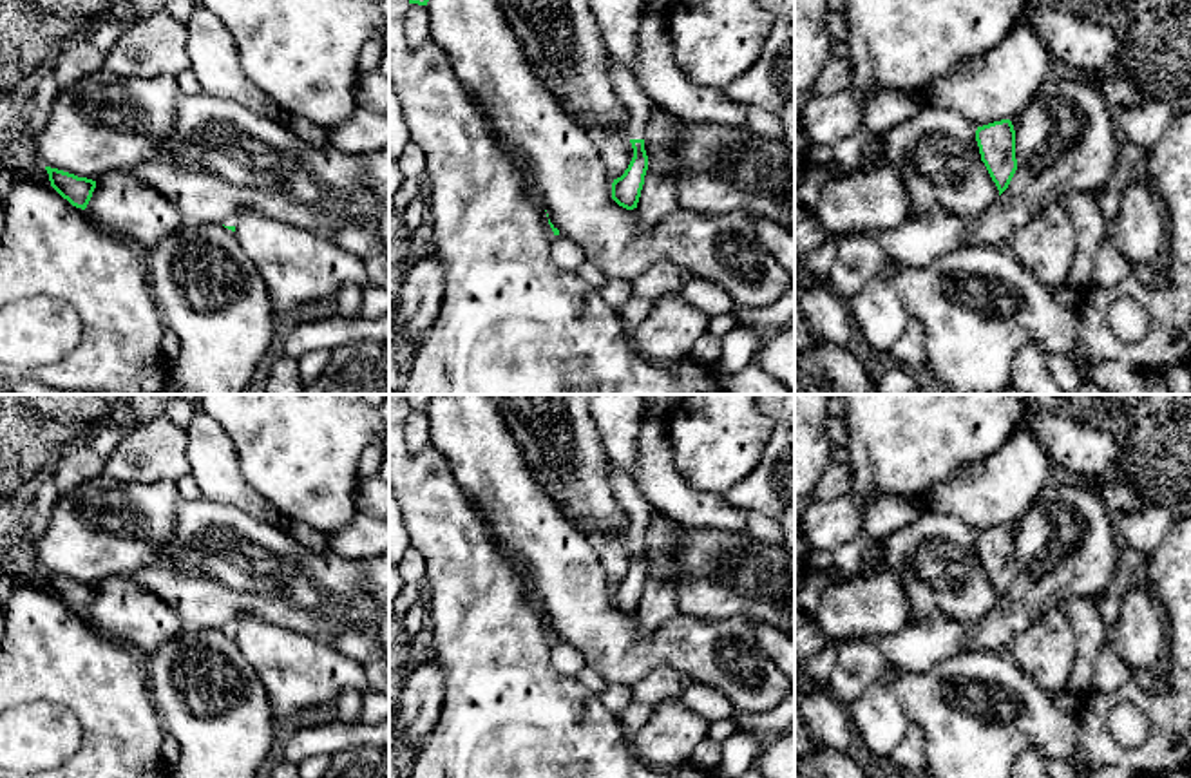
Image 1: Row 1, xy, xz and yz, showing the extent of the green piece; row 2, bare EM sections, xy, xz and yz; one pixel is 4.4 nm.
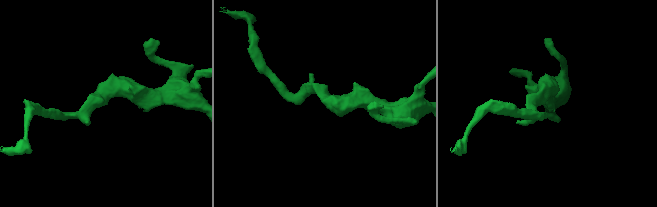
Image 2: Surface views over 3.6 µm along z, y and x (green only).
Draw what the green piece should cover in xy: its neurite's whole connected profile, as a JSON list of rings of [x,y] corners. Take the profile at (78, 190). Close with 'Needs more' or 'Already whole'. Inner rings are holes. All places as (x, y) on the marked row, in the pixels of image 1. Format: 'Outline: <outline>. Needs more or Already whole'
Outline: [[[45,166],[49,174],[51,186],[67,199],[72,206],[85,210],[92,192],[96,188],[96,181],[87,177],[78,177],[74,174]]]. Already whole

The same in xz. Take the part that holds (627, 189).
Outline: [[[612,56],[606,58],[606,72],[615,94],[626,105],[630,121],[626,125],[634,157],[624,174],[612,183],[612,199],[626,208],[637,208],[644,176],[648,170],[648,156],[644,150],[644,128],[650,118],[652,100],[639,87],[634,71],[619,63]]]. Needs more

